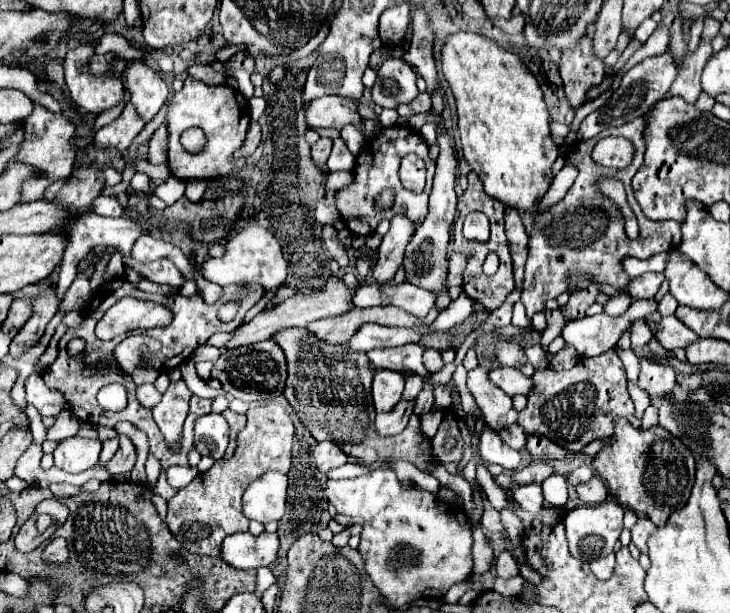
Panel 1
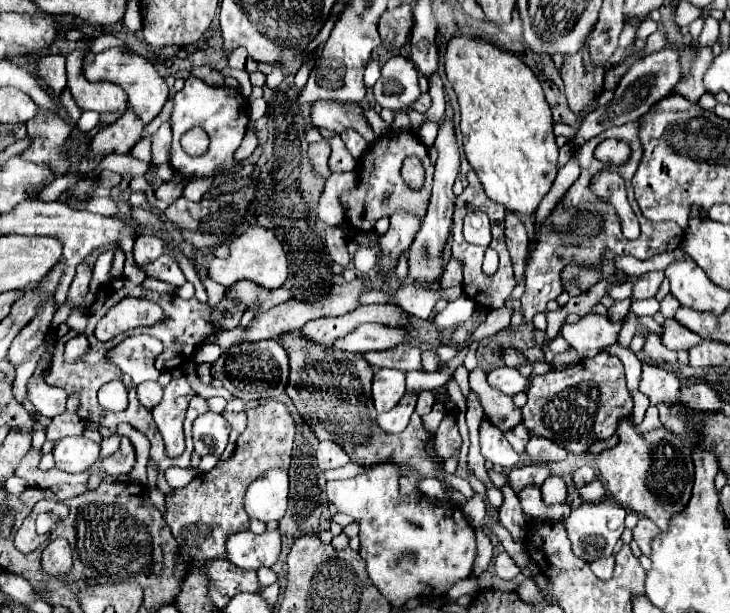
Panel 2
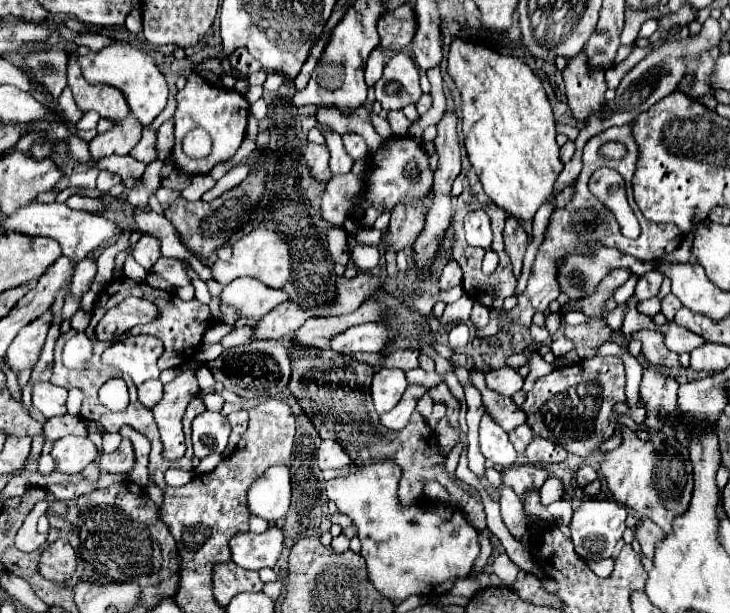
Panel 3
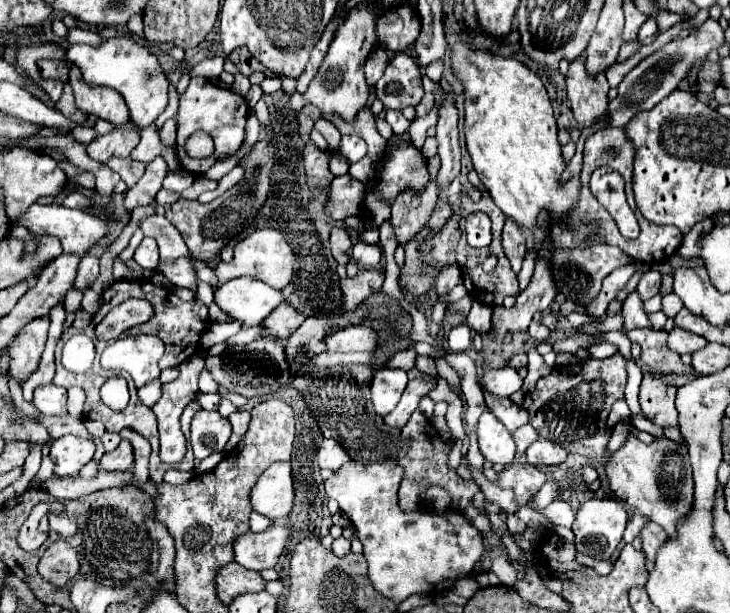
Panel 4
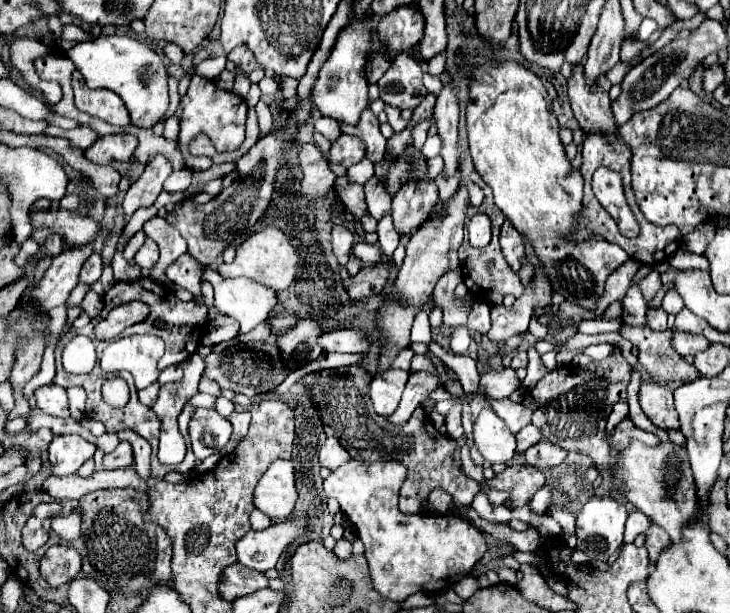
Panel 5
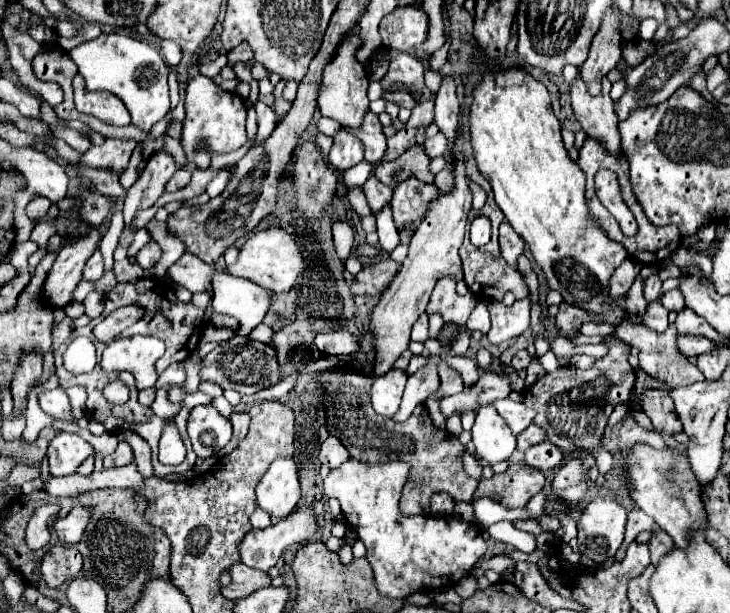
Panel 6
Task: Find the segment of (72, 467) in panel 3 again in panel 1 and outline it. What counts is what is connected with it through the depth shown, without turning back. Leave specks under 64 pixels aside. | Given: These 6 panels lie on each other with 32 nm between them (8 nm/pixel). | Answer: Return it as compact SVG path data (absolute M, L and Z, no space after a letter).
M80 436L64 438L54 450L54 464L64 472L84 472L98 464L102 450L100 440L88 440Z

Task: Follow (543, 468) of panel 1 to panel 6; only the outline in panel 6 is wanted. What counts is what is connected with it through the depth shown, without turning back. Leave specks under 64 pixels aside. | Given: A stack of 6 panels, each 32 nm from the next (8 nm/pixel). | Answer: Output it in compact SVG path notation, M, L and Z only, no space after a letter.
M510 464L506 472L494 474L490 480L482 478L474 500L482 496L498 496L504 508L524 508L526 502L544 488L544 474L526 464Z

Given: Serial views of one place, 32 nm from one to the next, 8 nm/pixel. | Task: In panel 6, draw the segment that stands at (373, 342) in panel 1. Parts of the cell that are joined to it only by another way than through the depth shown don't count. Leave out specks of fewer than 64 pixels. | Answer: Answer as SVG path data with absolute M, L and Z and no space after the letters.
M349 332L318 333L314 342L318 350L327 355L352 354L360 349L359 340Z

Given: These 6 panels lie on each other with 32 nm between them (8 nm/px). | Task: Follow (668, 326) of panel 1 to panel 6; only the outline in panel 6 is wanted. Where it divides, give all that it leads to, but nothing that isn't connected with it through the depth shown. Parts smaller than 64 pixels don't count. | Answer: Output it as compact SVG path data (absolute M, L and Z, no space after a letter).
M678 336L678 348L682 354L696 358L704 352L710 352L714 348L714 342L710 342L706 336Z

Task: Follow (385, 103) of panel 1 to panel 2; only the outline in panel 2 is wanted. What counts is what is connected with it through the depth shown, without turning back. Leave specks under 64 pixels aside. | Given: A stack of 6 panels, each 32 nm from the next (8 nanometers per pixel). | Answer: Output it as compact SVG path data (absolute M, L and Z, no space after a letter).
M394 56L382 66L382 76L374 84L374 98L382 108L400 110L420 98L416 66L406 56Z

